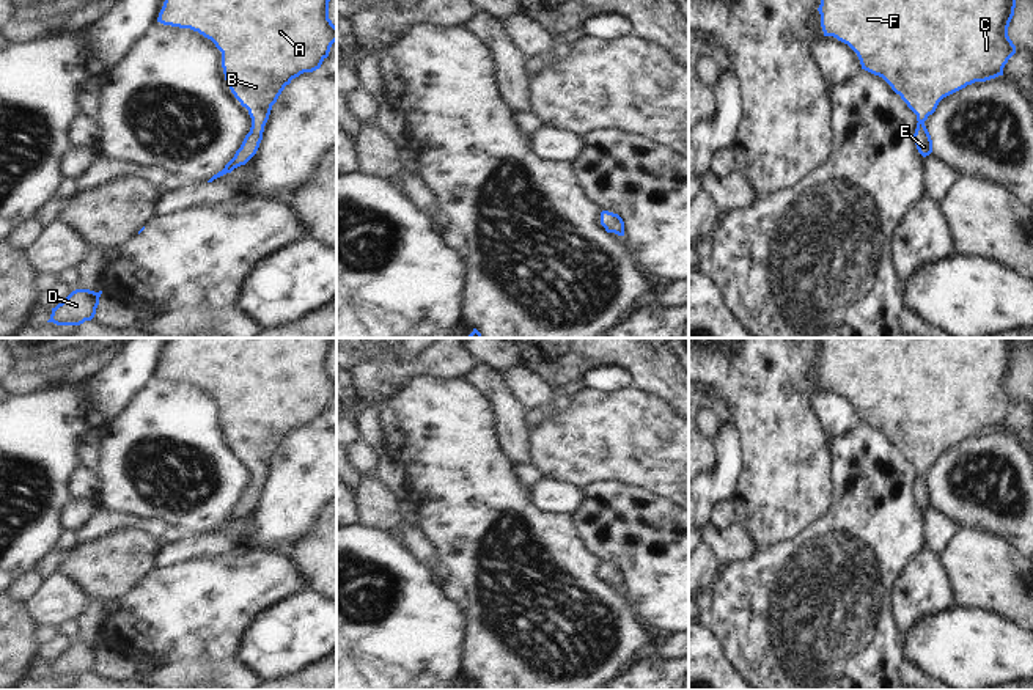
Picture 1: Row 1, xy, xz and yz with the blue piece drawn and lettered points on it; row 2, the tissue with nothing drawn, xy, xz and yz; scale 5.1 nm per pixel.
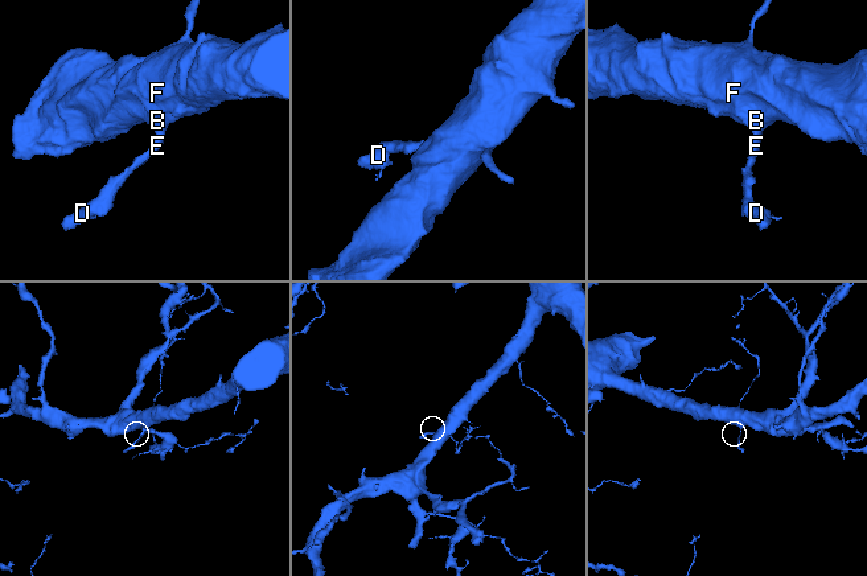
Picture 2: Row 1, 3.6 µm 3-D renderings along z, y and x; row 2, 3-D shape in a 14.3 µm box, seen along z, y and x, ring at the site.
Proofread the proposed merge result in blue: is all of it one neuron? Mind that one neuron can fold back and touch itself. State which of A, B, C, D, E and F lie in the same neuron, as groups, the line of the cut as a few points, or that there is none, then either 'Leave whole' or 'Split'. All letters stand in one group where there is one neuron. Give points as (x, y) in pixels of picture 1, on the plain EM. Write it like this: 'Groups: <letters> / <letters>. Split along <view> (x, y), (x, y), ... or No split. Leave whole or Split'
Groups: A B C D E F. No split. Leave whole.

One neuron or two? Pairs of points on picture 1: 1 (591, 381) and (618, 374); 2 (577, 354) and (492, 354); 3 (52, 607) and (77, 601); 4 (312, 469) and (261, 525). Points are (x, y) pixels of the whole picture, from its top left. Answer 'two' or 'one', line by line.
1: one
2: two
3: one
4: one

